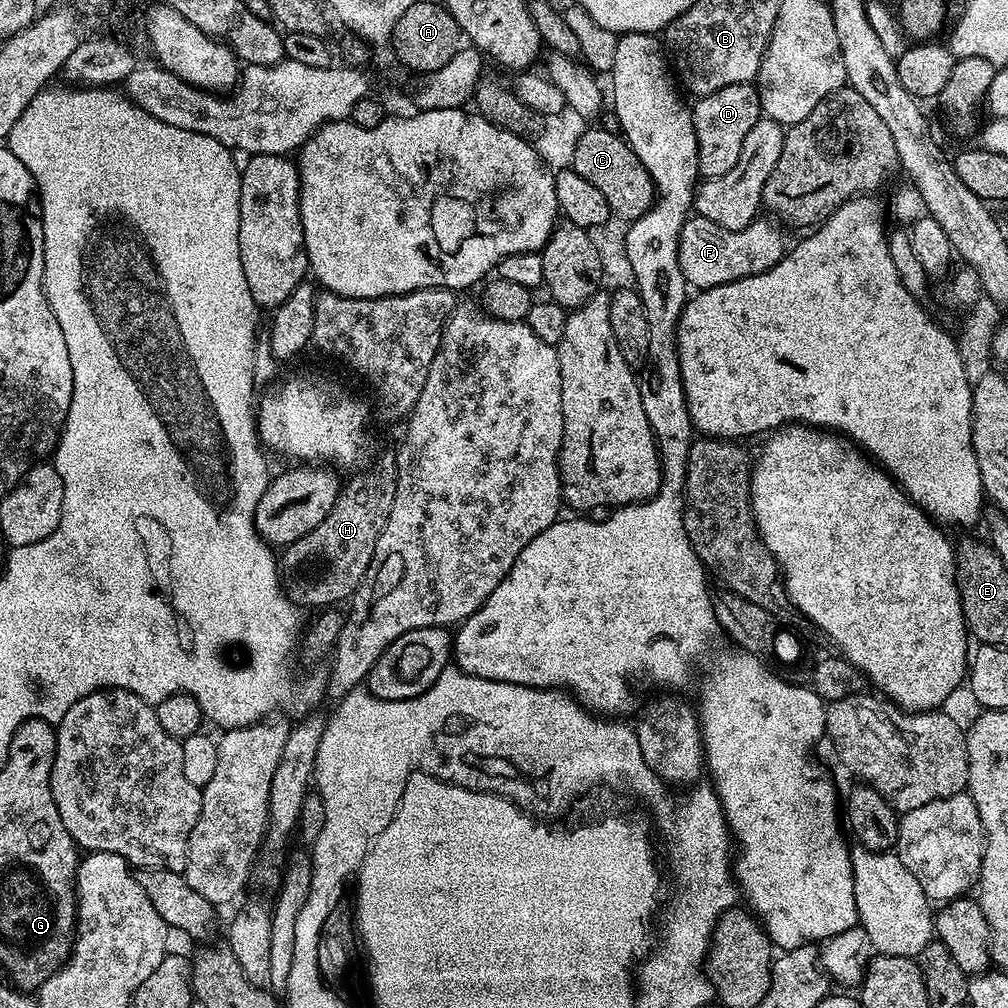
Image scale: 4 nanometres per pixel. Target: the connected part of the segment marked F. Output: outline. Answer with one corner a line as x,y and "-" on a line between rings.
695,214
689,215
680,235
680,269
693,289
722,286
754,274
769,272
790,251
790,239
775,219
757,218
742,230
726,230

